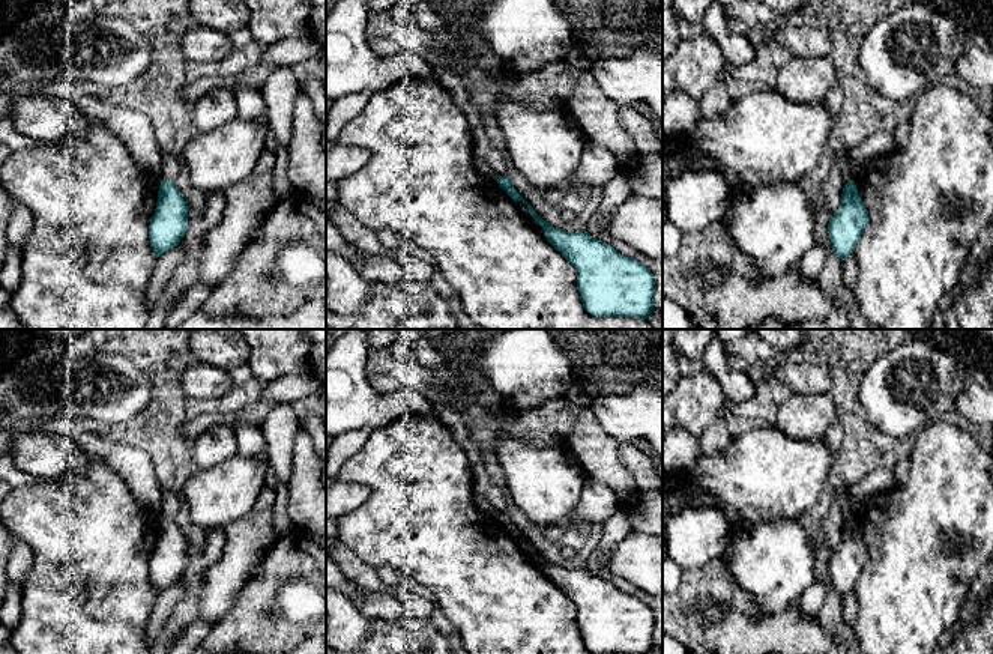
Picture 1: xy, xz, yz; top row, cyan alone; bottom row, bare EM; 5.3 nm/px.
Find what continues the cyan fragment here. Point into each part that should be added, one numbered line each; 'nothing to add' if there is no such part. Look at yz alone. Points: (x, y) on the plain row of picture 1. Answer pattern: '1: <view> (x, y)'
nothing to add

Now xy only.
nothing to add

